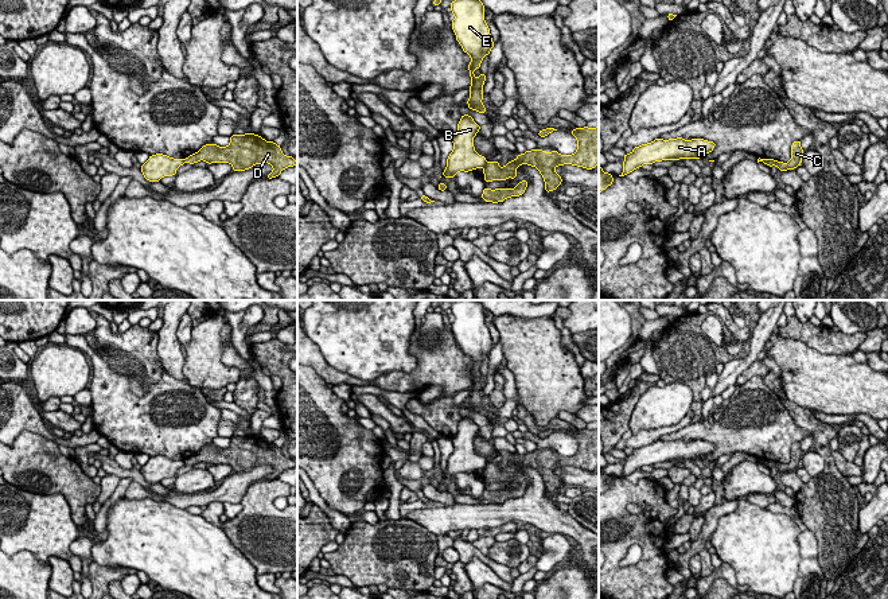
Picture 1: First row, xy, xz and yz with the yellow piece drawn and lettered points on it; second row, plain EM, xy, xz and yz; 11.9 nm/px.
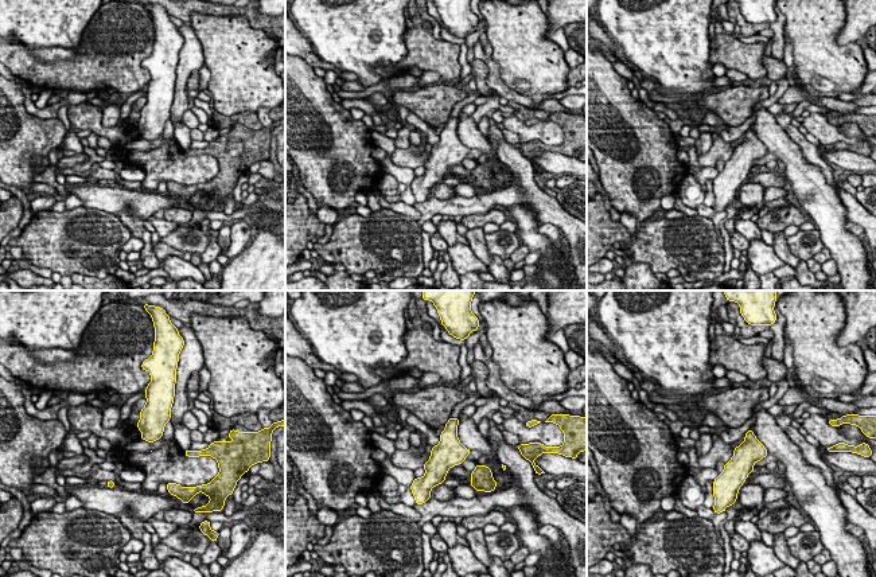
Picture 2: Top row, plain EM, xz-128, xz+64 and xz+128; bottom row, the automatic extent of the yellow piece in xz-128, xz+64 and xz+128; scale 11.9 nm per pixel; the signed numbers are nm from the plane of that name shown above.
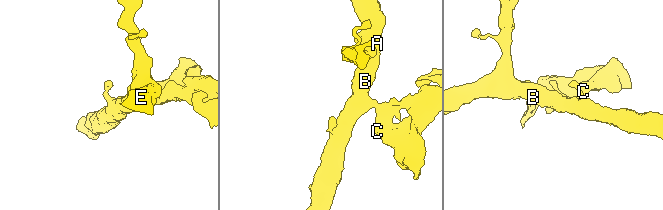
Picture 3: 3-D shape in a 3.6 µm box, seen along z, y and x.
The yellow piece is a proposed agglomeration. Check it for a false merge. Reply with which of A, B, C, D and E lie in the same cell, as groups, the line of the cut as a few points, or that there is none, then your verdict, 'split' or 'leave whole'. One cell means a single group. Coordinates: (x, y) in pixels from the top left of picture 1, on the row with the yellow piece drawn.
A B E / C D | xz (486, 163), (483, 167) | split

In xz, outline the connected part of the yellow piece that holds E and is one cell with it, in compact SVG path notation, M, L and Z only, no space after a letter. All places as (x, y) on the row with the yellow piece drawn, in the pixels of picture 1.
M455 0L449 7L455 15L451 24L456 40L463 51L471 57L471 62L467 66L471 77L470 98L467 100L467 104L471 110L484 114L486 108L482 104L482 100L486 74L480 73L479 78L474 74L475 69L480 70L483 58L490 55L490 51L495 44L484 20L484 5L480 0Z

